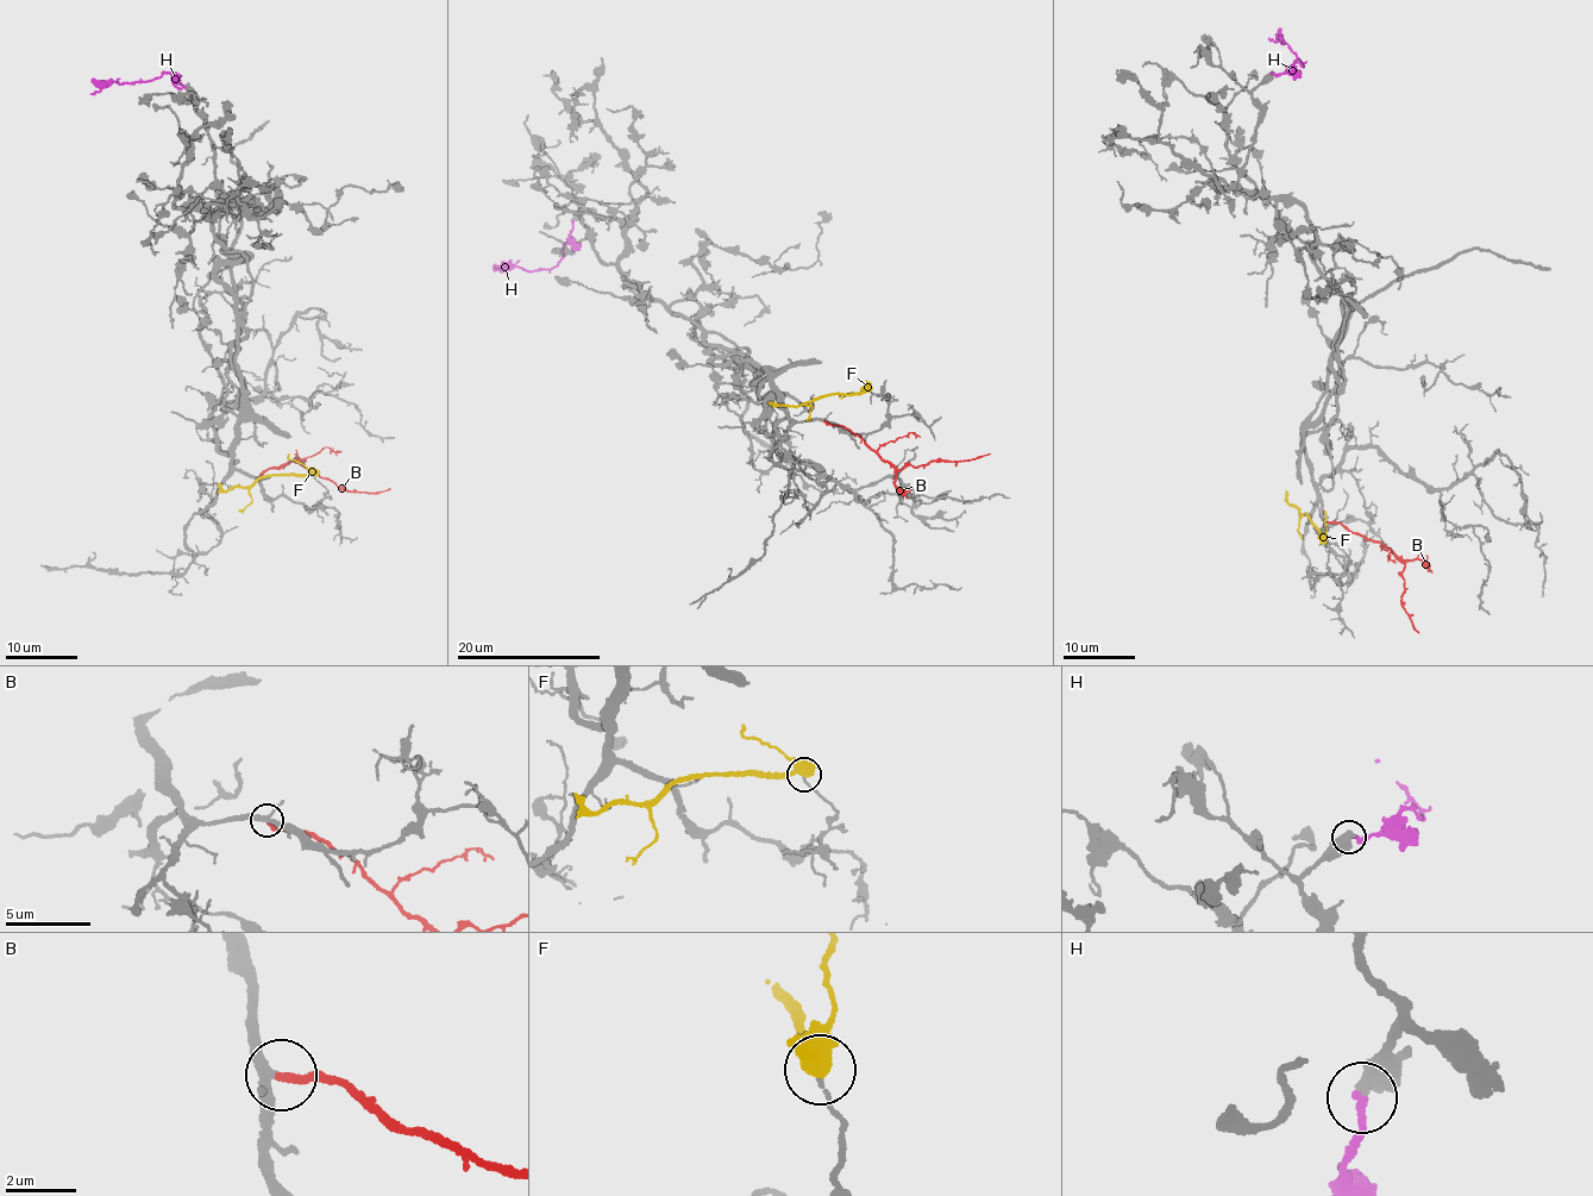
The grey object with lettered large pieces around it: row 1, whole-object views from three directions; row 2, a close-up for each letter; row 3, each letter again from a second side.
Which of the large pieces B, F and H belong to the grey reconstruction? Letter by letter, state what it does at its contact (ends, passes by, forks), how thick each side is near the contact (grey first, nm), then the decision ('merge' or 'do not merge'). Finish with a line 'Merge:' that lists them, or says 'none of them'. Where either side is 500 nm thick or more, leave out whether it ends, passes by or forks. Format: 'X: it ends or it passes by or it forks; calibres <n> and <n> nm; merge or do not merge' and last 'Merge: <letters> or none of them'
B: it ends; calibres 240 and 260 nm; merge
F: it forks; calibres 90 and 400 nm; do not merge
H: calibres 500 and 240 nm; do not merge
Merge: B

